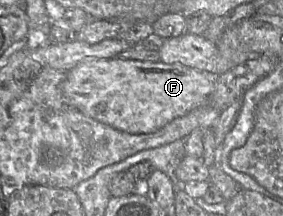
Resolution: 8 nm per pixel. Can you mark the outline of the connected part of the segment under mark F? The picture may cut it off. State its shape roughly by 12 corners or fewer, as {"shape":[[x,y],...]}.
{"shape":[[87,59],[66,102],[130,134],[205,105],[215,76],[180,63]]}

